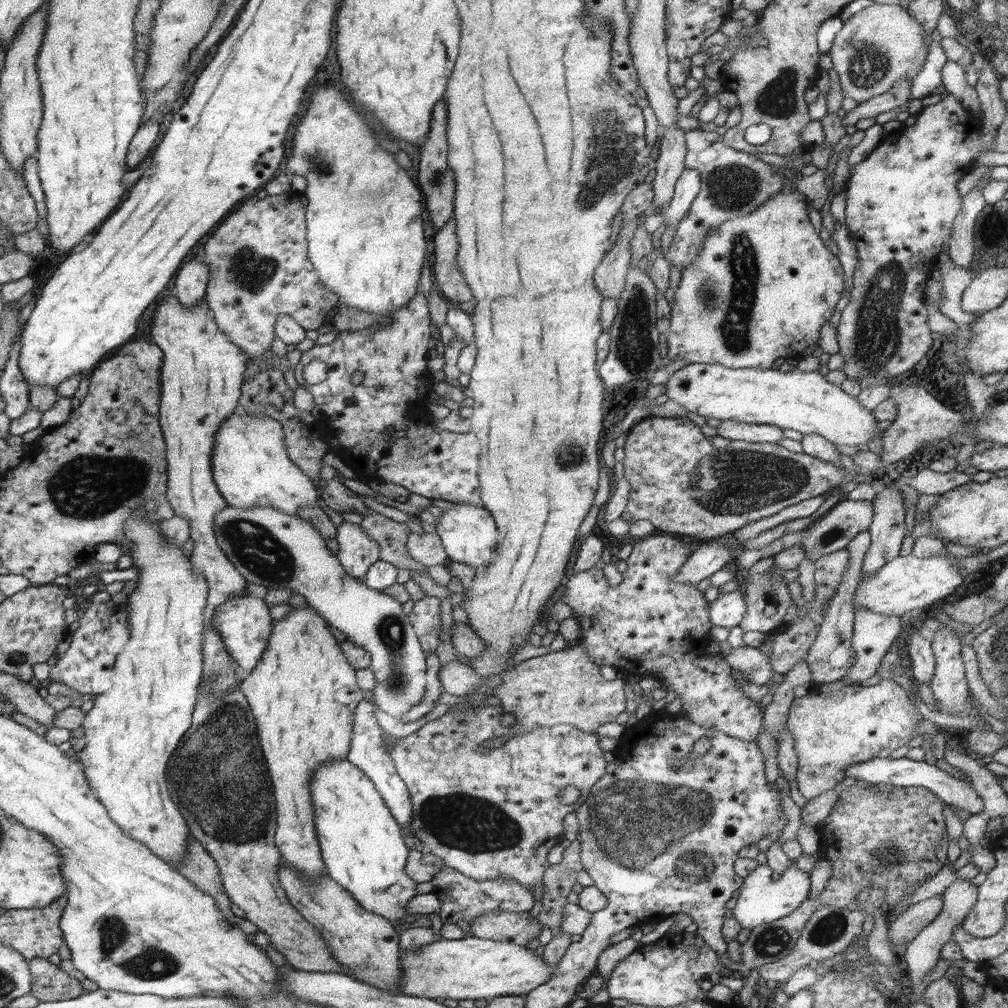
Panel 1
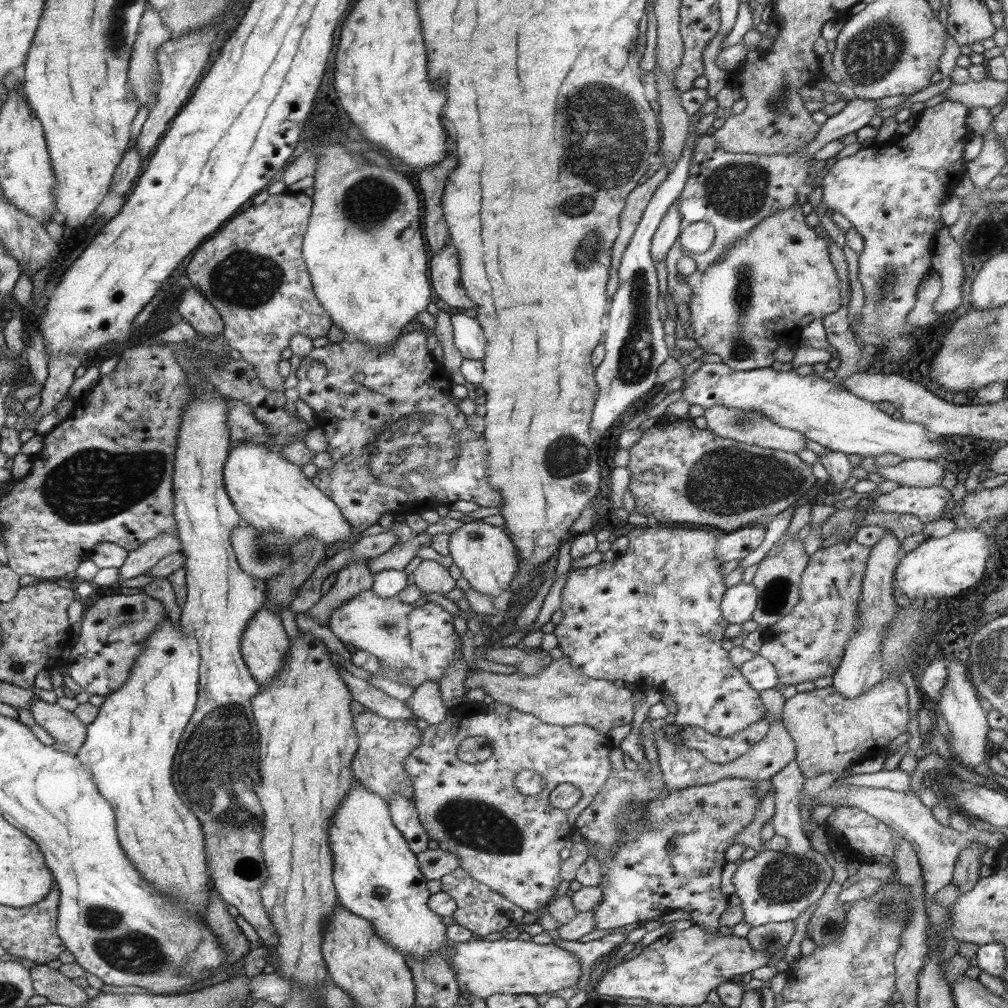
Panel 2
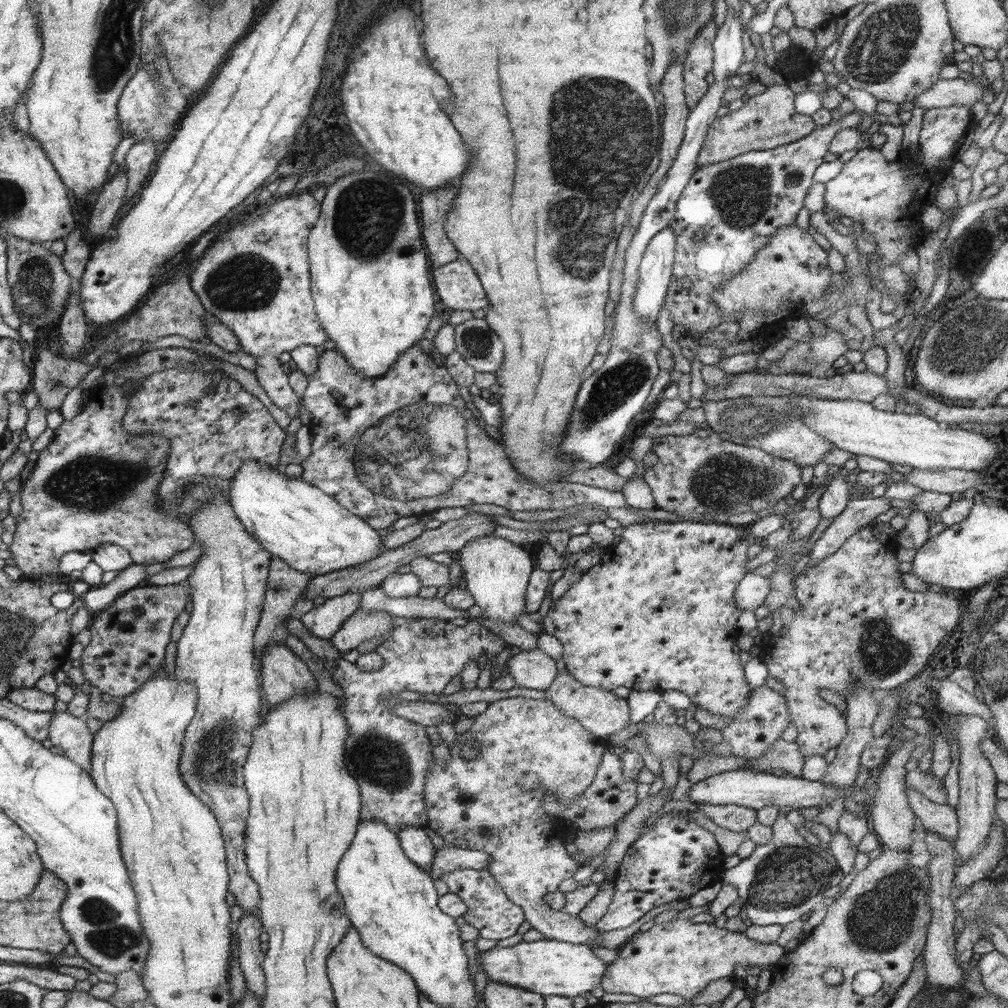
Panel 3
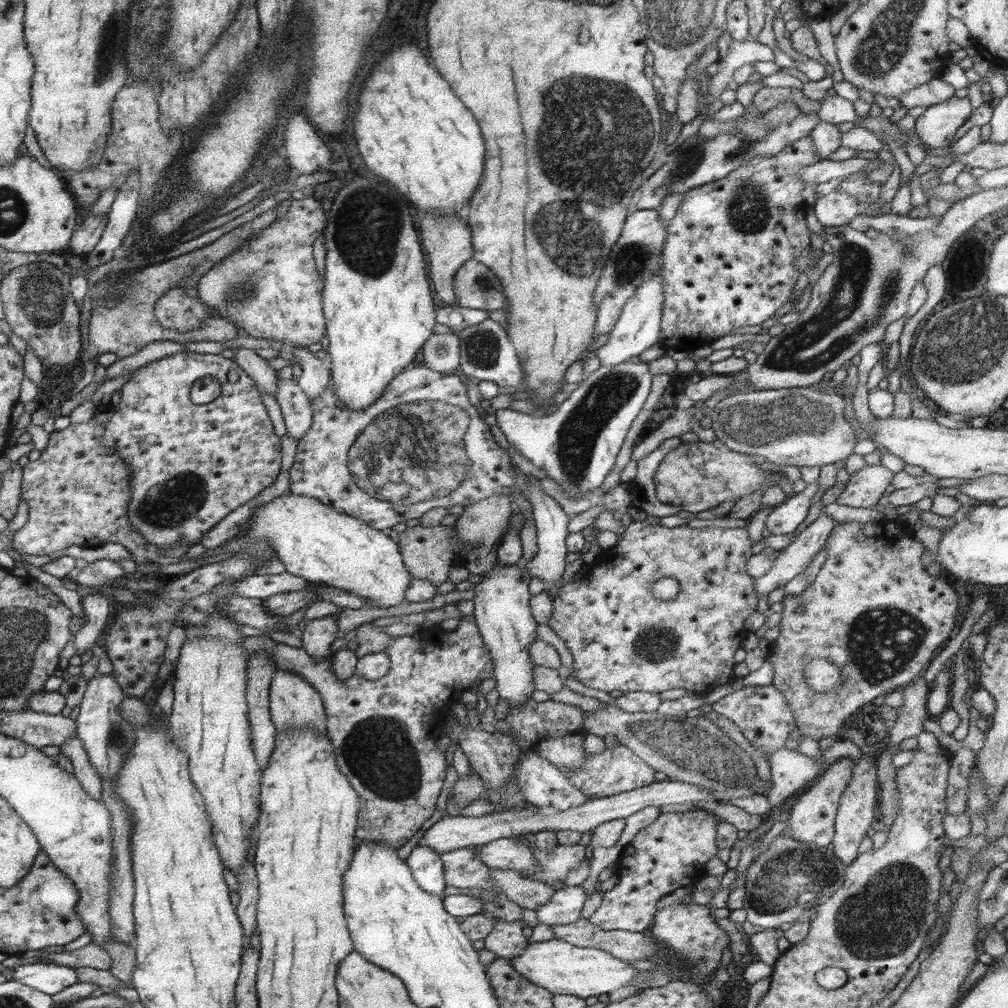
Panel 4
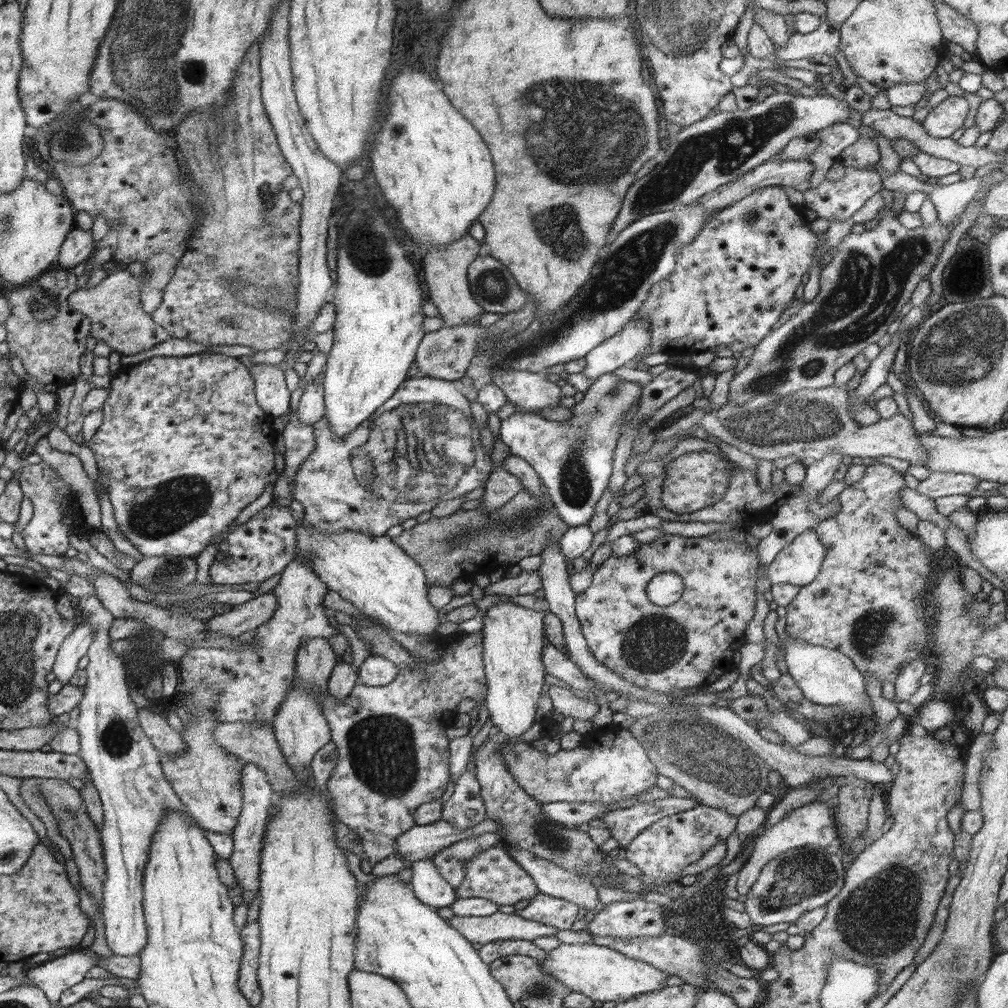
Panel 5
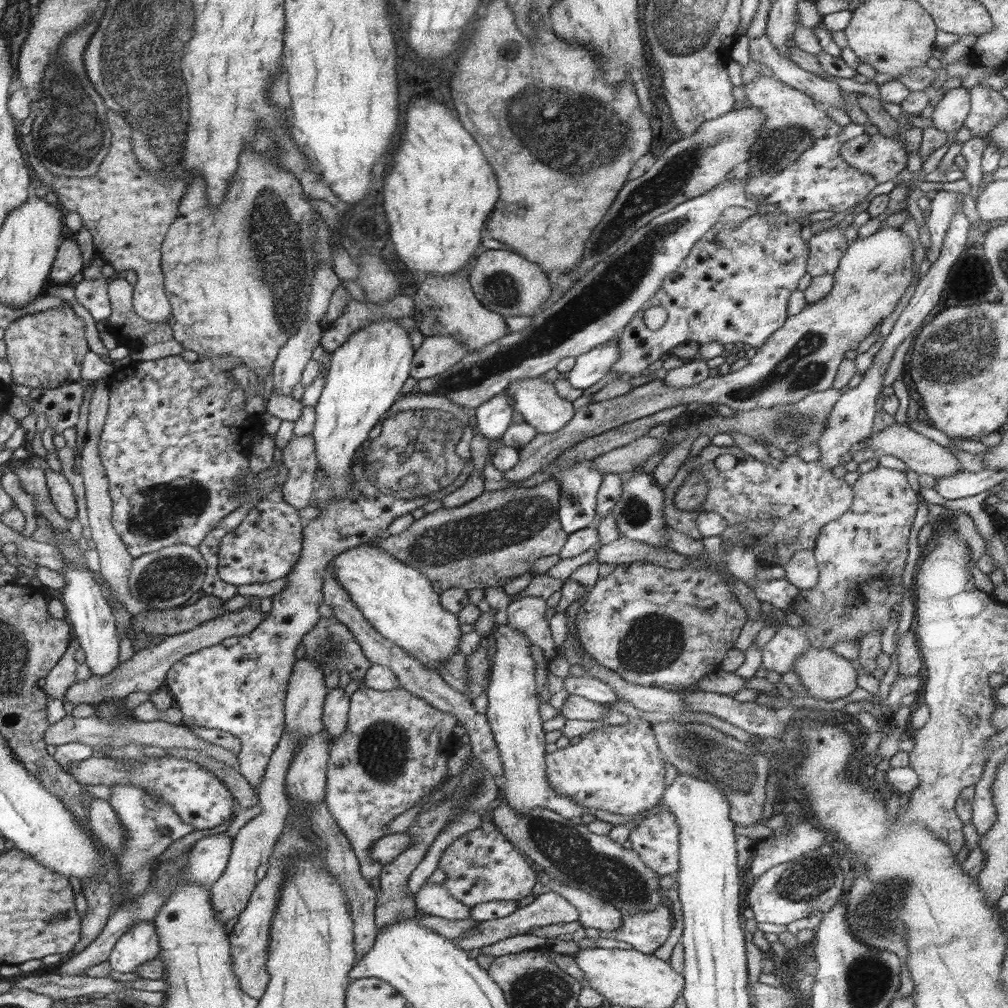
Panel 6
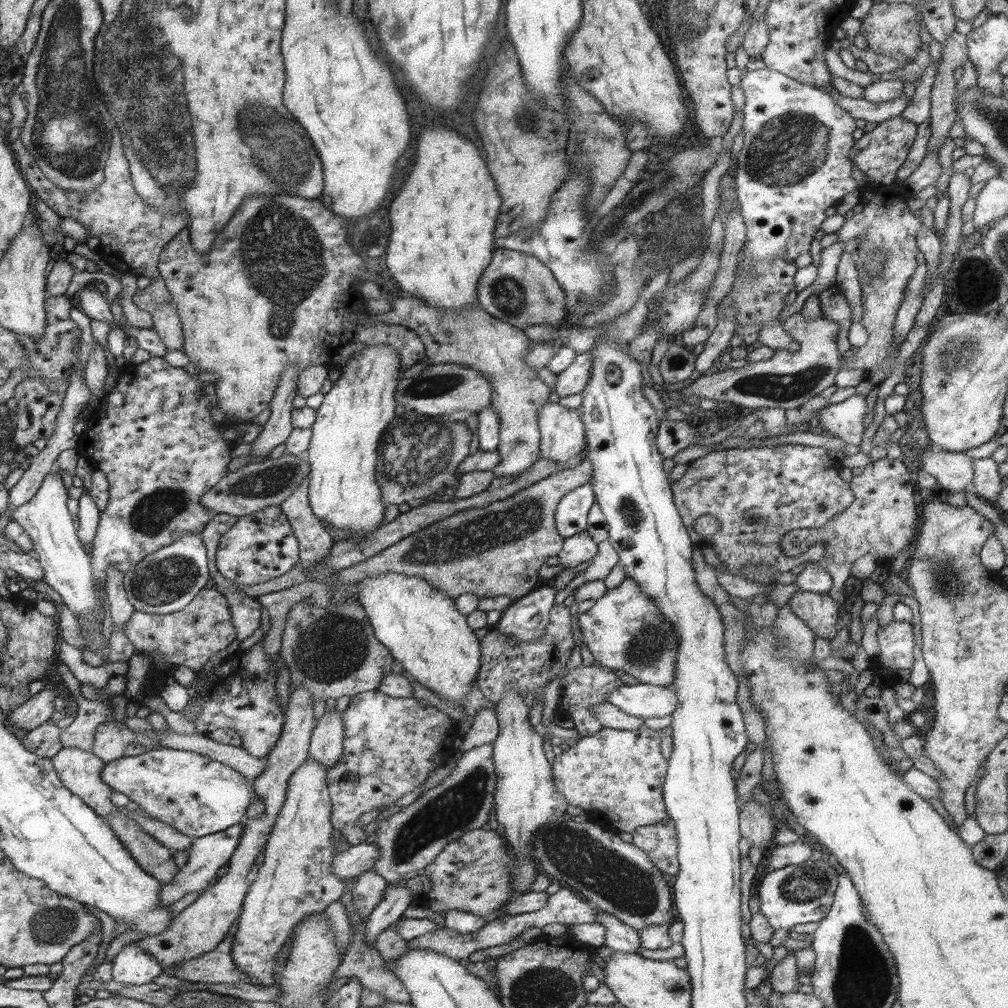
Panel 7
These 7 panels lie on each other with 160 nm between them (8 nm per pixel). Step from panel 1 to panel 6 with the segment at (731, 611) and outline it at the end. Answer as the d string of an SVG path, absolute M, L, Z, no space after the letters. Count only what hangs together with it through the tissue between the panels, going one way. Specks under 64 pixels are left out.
M799 550L781 566L786 573L785 579L801 590L810 590L819 579L819 568L815 559L815 550Z

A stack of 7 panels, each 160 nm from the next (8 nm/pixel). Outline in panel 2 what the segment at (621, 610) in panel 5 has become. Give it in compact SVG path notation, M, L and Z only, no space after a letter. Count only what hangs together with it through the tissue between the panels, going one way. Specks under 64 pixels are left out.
M651 523L646 527L631 527L626 536L629 538L629 547L626 553L617 555L615 561L602 561L601 563L571 569L567 573L567 579L561 592L561 610L564 619L560 624L556 624L553 631L554 636L558 640L558 647L563 650L564 656L568 657L576 670L581 675L590 678L606 679L609 681L622 680L626 683L634 684L638 689L646 687L658 687L662 692L668 692L670 698L674 700L677 706L675 721L673 724L678 726L696 726L704 729L706 732L714 736L734 736L736 733L748 728L751 724L758 722L765 714L769 714L766 706L762 703L758 691L755 691L748 684L748 679L738 670L729 659L729 652L722 648L724 642L724 631L729 624L728 620L724 620L723 612L720 610L726 587L724 587L724 577L721 562L715 556L715 546L720 532L710 527L705 529L678 528L669 526L663 528L660 525Z

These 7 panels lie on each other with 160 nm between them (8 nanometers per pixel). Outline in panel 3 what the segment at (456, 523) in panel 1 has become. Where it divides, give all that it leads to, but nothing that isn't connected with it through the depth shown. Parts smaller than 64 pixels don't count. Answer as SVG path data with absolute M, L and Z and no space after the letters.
M494 533L470 540L458 553L463 570L462 577L466 583L465 588L474 597L475 604L480 606L482 615L495 621L517 624L514 617L526 613L525 592L531 572L535 569L532 556L529 556L519 544L496 536Z

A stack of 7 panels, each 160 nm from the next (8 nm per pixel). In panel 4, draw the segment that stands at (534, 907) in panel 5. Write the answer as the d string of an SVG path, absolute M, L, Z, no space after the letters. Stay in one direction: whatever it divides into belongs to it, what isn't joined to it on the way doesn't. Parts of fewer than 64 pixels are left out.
M570 886L554 892L550 903L540 906L536 912L538 924L566 926L581 919L581 912L587 898L581 886Z

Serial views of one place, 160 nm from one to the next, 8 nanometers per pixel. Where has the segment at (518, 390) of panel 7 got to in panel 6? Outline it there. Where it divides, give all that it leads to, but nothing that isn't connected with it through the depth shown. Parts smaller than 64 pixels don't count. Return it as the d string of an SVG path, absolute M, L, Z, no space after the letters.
M470 262L466 263L463 269L452 274L422 277L418 282L416 295L412 297L416 307L412 317L419 322L417 328L424 336L458 337L470 353L479 351L510 333L509 325L505 323L503 316L486 308L473 292L469 280L469 272L473 266L474 262Z

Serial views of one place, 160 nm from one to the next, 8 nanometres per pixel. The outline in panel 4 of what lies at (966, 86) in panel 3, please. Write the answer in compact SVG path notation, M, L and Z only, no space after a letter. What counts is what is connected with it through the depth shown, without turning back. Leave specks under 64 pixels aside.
M940 75L929 80L915 90L903 94L899 100L903 110L924 106L924 108L942 104L952 98L956 92L954 86L941 79Z

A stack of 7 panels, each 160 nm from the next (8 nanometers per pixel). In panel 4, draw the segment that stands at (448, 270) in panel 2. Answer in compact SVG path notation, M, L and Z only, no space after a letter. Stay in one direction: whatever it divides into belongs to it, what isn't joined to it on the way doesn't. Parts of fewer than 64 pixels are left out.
M467 260L456 272L453 280L457 304L474 310L500 310L506 308L501 280L485 264Z

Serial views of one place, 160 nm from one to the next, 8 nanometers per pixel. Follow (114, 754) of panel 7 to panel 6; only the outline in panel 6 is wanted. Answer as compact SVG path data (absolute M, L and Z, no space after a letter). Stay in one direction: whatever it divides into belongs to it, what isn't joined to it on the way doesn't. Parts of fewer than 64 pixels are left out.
M66 715L56 724L49 725L48 730L44 734L46 744L53 744L55 747L69 742L83 742L91 746L94 752L109 751L116 747L128 744L130 741L138 741L145 746L152 746L158 750L167 750L167 748L185 748L204 751L213 759L223 762L228 766L237 768L237 755L217 744L210 744L201 738L198 738L190 728L182 725L170 724L161 720L154 722L142 722L136 719L130 720L100 720L95 716L88 718L75 718L72 715Z

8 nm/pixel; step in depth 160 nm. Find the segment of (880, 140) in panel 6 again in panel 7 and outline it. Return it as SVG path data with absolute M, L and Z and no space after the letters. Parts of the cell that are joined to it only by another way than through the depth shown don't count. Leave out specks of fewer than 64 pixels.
M901 114L878 123L872 131L864 133L860 139L855 140L855 146L852 146L848 153L849 159L868 177L873 188L880 185L888 186L897 180L896 173L906 160L916 138L916 129L917 124L908 122Z

